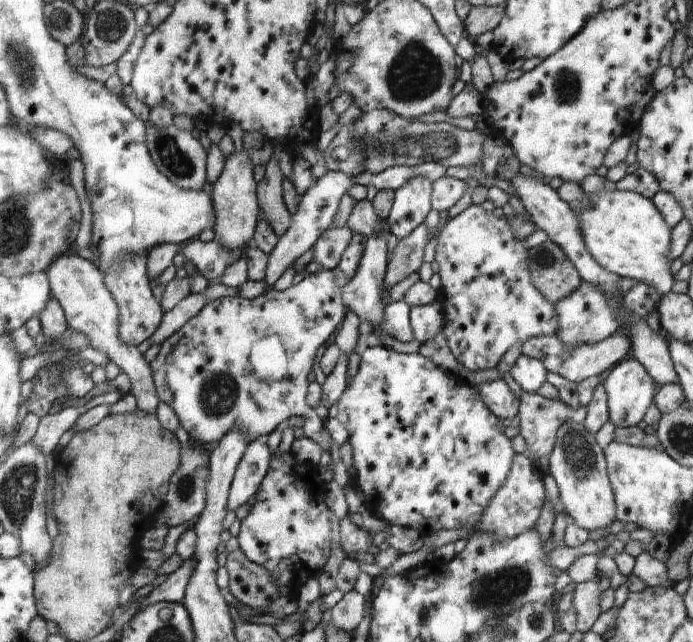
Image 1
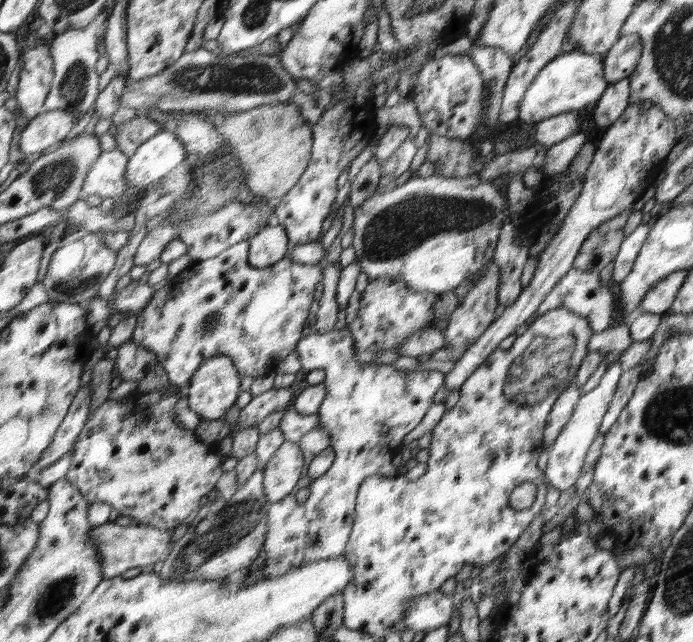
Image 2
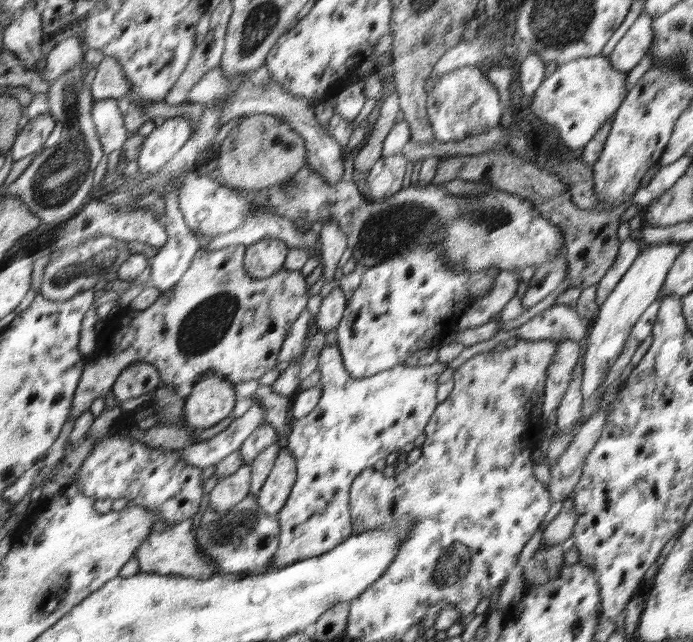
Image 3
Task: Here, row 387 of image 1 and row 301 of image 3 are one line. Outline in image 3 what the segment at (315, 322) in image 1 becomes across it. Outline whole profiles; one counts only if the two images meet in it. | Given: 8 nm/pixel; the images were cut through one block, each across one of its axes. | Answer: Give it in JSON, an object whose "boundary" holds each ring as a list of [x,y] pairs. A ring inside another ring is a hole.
{"boundary":[[[242,244],[237,246],[228,246],[222,250],[211,251],[200,251],[197,257],[194,259],[192,266],[188,269],[188,272],[182,277],[180,283],[176,287],[163,291],[162,296],[148,311],[131,311],[129,308],[122,309],[120,314],[114,319],[106,319],[103,328],[100,331],[99,347],[96,348],[96,352],[92,356],[86,358],[86,372],[82,376],[82,382],[77,390],[77,398],[74,400],[74,410],[70,417],[75,420],[79,416],[82,416],[86,410],[91,410],[94,403],[97,402],[98,398],[111,398],[112,392],[114,390],[114,385],[121,378],[124,371],[132,365],[132,363],[147,362],[156,365],[161,372],[163,378],[163,384],[172,384],[178,388],[181,384],[194,383],[202,379],[202,375],[210,374],[210,371],[218,375],[225,376],[228,380],[233,380],[235,383],[246,382],[248,380],[258,380],[266,371],[275,368],[279,362],[280,357],[278,352],[281,351],[282,344],[285,342],[286,336],[289,334],[290,327],[294,324],[294,321],[298,319],[304,312],[307,312],[307,303],[309,298],[309,287],[310,285],[306,283],[306,279],[302,276],[299,270],[288,270],[282,268],[274,275],[270,275],[265,279],[254,279],[248,273],[248,270],[244,267],[244,251],[247,248]]]}

